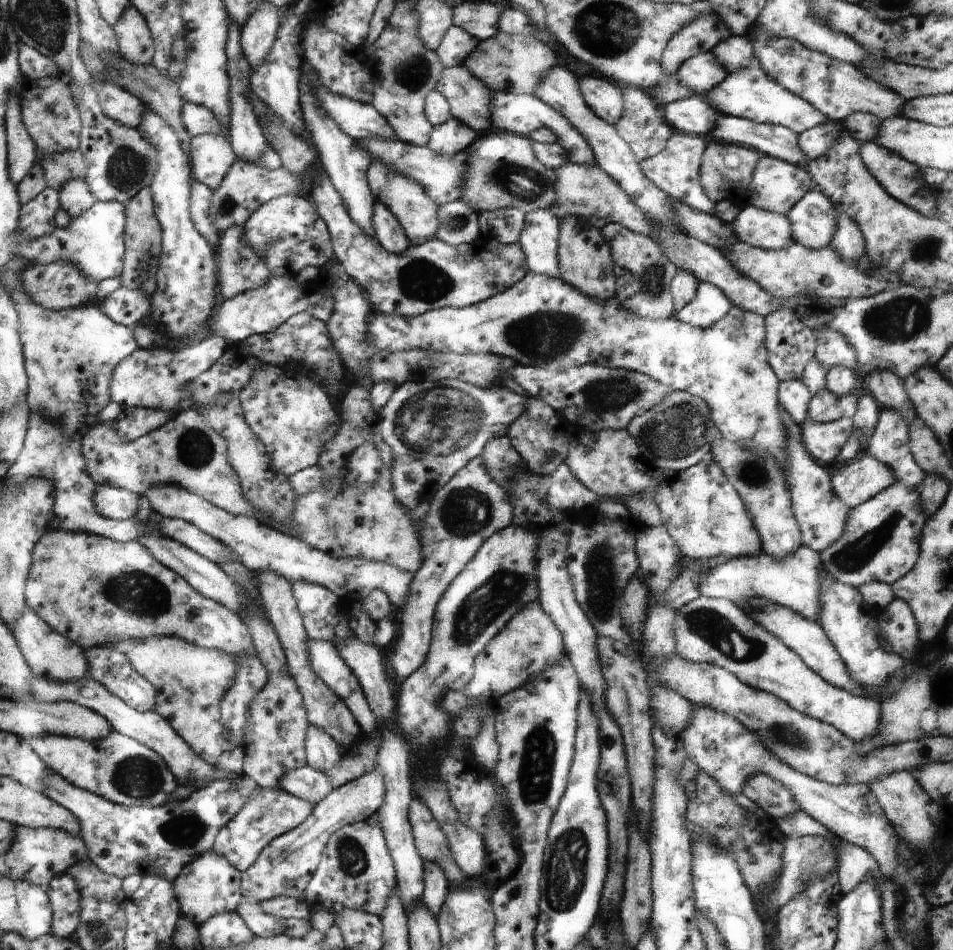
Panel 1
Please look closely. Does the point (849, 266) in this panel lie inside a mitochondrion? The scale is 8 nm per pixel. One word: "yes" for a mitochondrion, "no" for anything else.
no

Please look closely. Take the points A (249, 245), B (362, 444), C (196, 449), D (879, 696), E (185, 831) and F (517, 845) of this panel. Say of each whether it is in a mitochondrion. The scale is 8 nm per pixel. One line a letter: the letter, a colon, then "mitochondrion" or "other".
A: other
B: other
C: mitochondrion
D: other
E: mitochondrion
F: other

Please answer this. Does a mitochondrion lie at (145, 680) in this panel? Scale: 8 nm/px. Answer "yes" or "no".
no

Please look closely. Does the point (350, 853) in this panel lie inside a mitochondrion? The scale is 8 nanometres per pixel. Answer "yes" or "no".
yes

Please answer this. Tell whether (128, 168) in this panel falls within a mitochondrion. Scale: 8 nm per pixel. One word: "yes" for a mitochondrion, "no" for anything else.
yes

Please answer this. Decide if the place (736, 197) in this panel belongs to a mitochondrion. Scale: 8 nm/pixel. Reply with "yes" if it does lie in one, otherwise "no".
no

